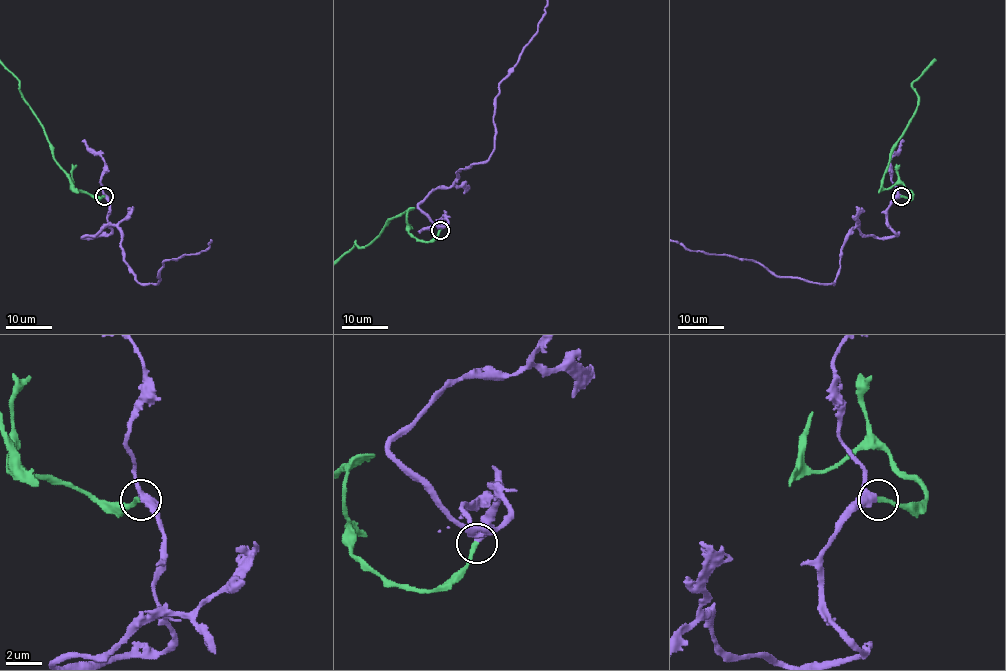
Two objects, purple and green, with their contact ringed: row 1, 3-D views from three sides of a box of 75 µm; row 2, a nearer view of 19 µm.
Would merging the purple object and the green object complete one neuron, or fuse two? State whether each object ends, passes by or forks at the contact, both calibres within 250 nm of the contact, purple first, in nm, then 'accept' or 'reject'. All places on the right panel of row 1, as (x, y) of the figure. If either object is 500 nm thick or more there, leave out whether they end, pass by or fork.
purple passes by; green ends; calibres 380 and 260 nm; accept

